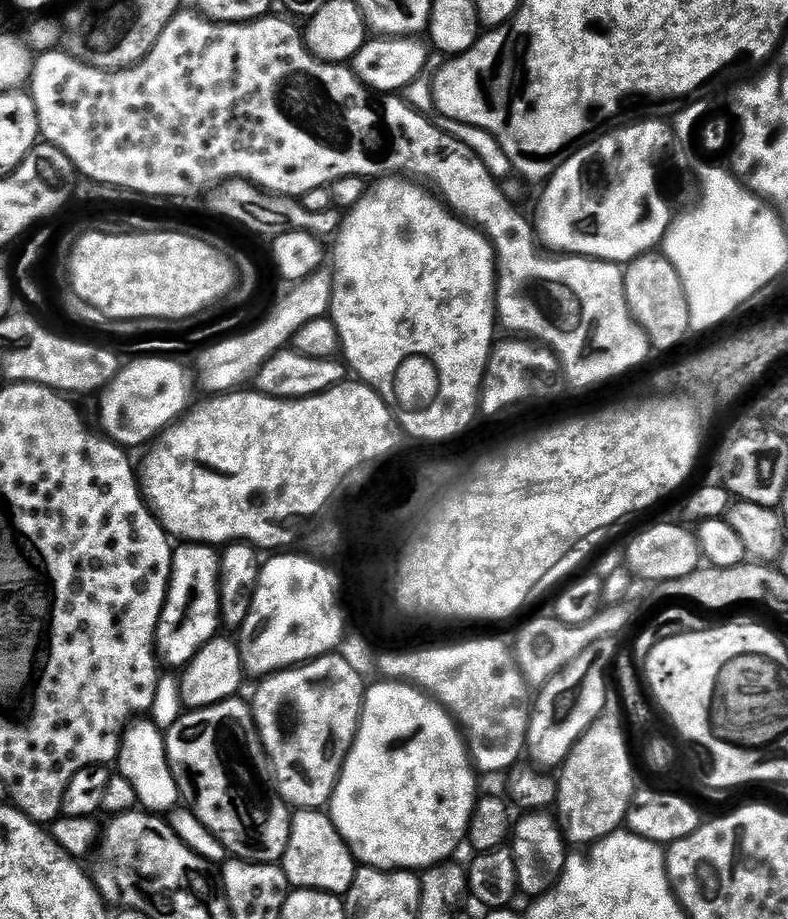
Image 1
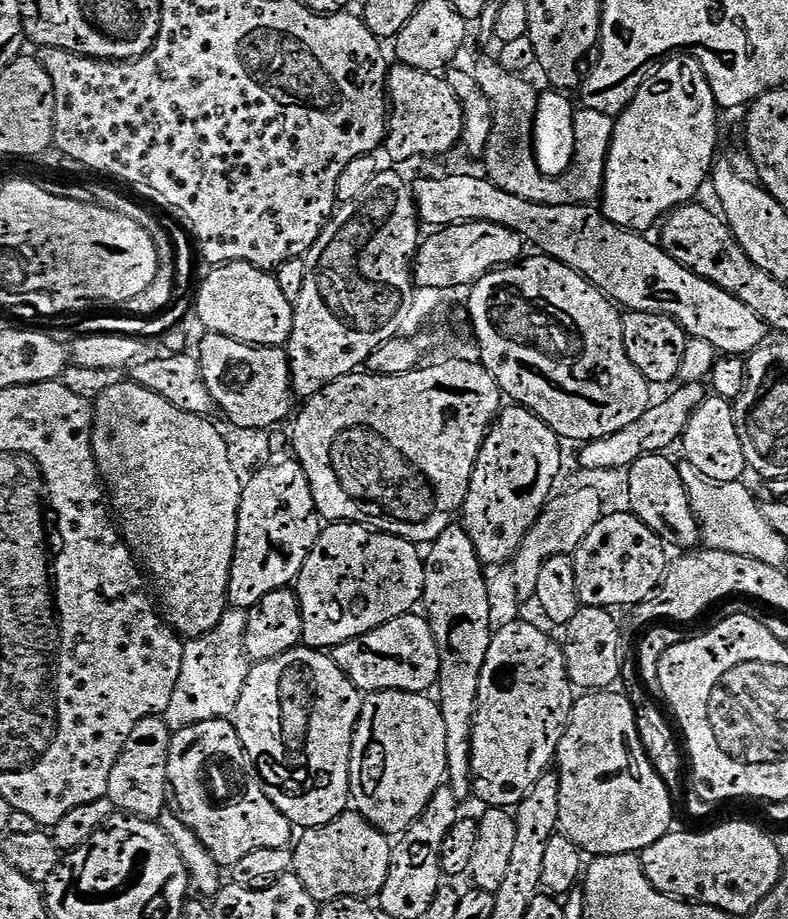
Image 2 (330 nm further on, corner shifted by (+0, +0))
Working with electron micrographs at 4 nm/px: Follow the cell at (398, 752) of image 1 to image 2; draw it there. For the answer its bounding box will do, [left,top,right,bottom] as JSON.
[354,690,449,834]

